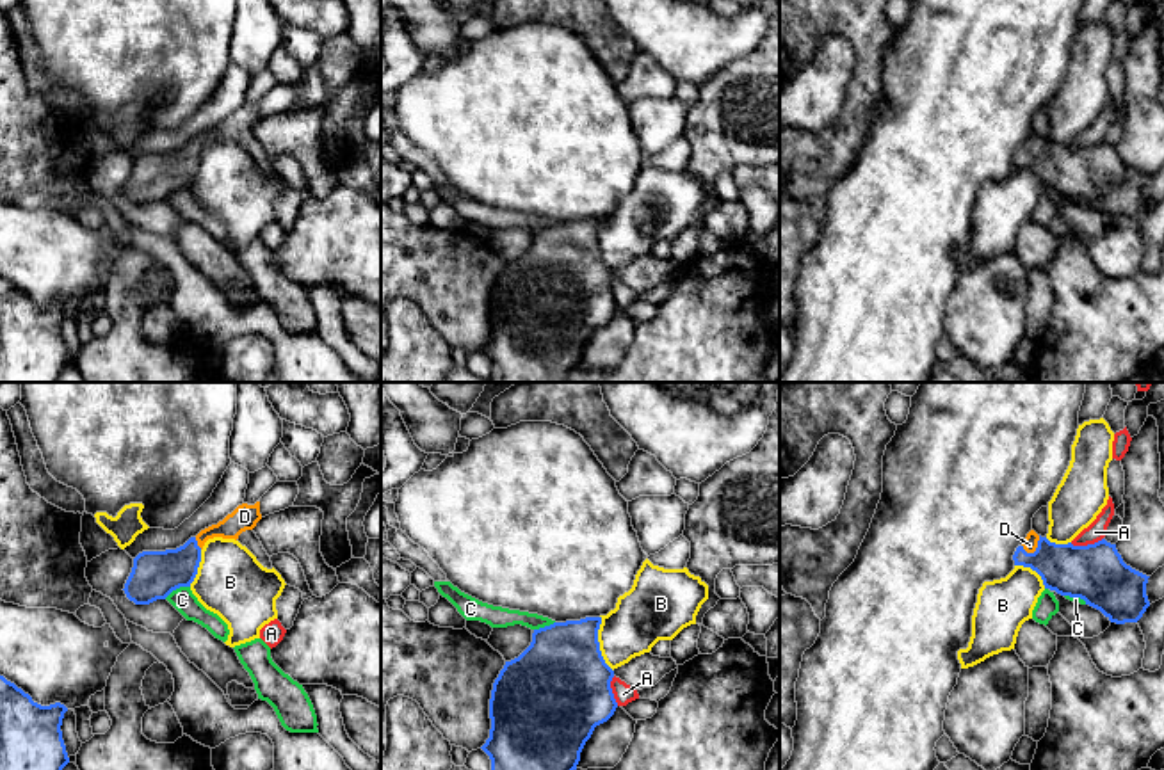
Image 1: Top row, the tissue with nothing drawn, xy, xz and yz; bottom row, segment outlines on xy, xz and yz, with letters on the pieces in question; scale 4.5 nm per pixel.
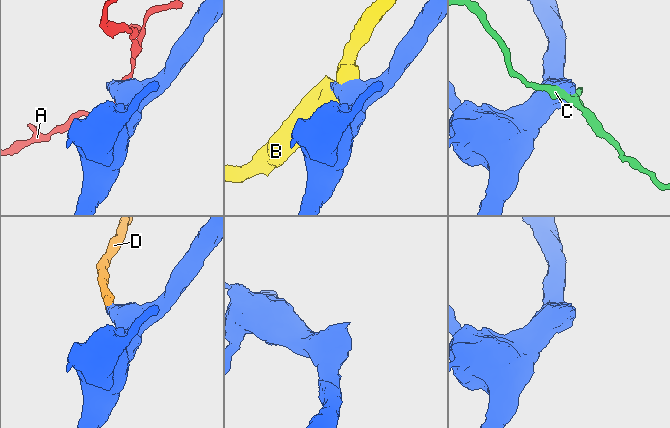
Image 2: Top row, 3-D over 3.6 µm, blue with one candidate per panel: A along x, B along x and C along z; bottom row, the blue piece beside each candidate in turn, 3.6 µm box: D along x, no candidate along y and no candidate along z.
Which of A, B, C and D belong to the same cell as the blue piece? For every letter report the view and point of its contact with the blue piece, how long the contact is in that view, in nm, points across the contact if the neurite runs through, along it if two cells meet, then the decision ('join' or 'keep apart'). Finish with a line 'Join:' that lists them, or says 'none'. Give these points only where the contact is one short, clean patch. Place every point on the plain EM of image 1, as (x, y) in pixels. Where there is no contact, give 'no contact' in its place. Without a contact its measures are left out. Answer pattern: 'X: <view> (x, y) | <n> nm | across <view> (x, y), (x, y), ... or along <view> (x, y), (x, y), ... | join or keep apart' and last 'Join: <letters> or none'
A: yz (1088, 146) | 150 nm | along yz (1102, 139), (1086, 146), (1070, 144) | keep apart
B: xz (598, 246) | 260 nm | keep apart
C: xy (177, 189) | 130 nm | keep apart
D: yz (1036, 152) | 110 nm | across yz (1079, 173), (1066, 171), (1036, 152), (1029, 146) | join
Join: D

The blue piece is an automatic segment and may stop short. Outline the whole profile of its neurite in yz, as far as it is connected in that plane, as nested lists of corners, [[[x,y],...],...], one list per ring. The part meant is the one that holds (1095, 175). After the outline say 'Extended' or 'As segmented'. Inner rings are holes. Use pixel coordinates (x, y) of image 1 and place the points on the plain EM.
[[[1031,132],[1013,162],[1036,172],[1045,190],[1084,201],[1111,224],[1137,224],[1150,208],[1150,178],[1127,167],[1105,140],[1087,148],[1055,146]]]. Extended

